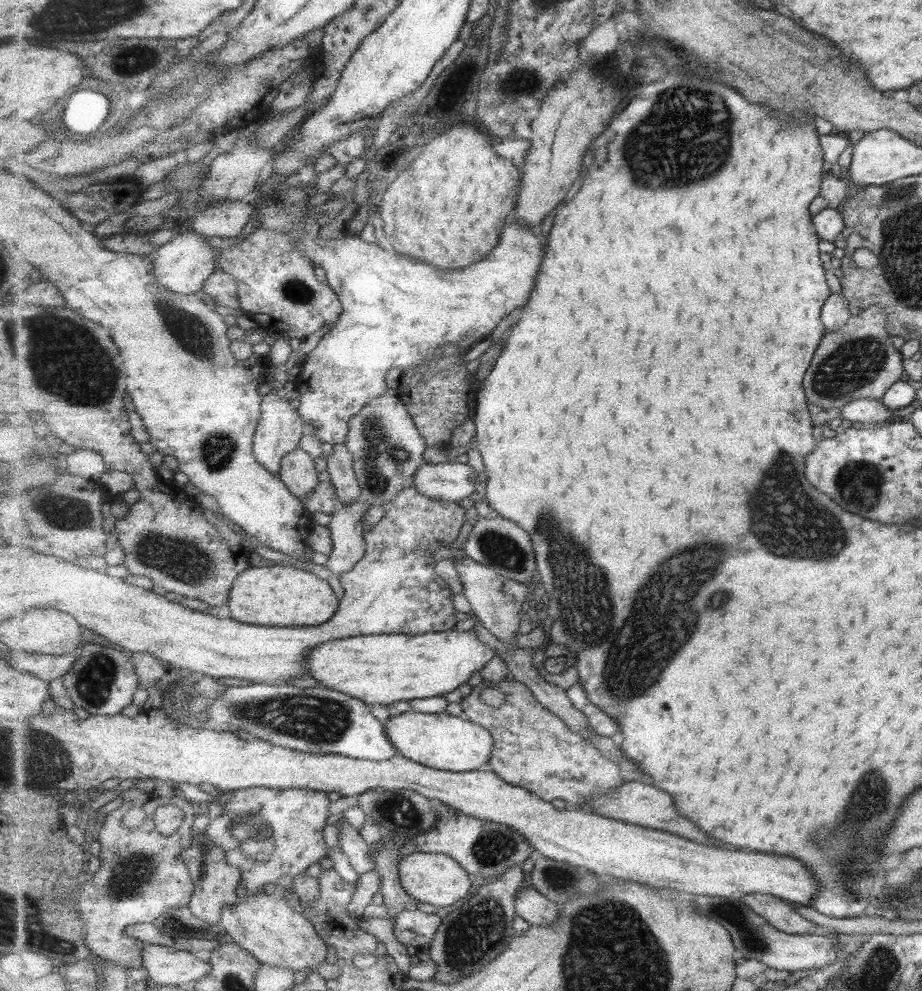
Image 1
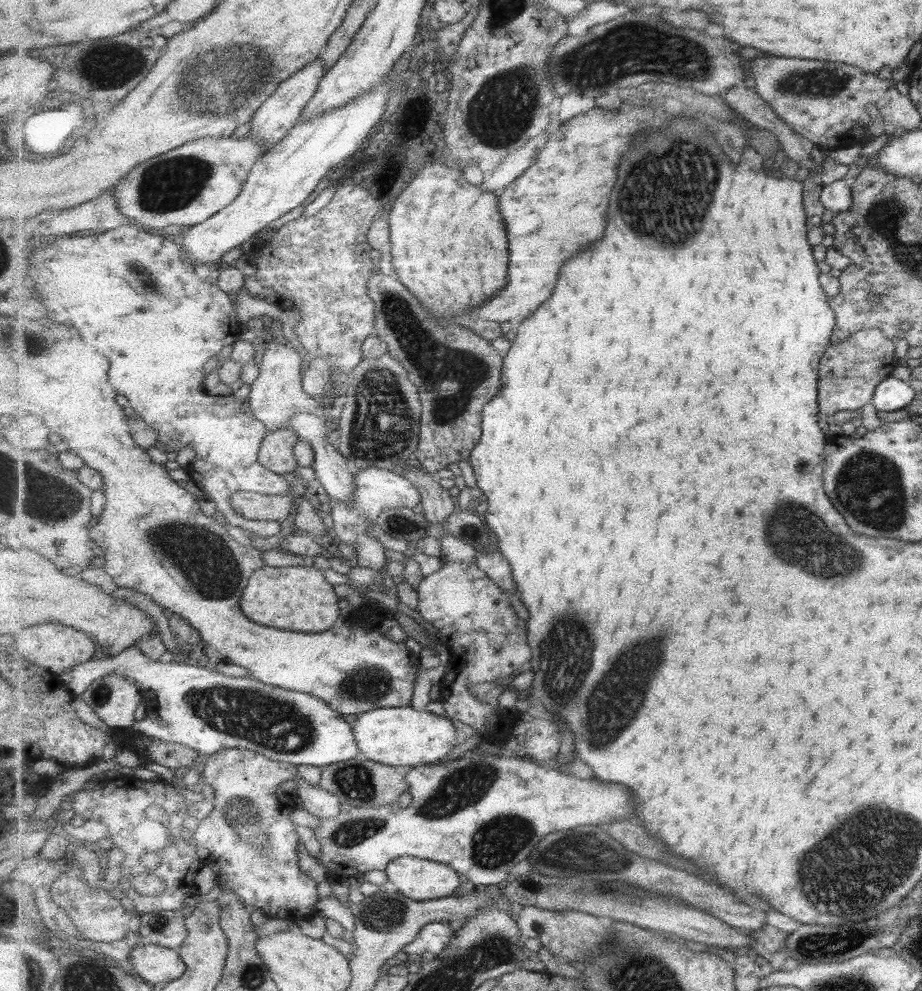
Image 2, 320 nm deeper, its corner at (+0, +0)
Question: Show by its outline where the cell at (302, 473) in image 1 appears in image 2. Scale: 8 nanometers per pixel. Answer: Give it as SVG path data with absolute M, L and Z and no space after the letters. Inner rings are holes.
M292 428L270 430L259 451L260 463L280 475L295 472L299 468L295 453L299 440Z

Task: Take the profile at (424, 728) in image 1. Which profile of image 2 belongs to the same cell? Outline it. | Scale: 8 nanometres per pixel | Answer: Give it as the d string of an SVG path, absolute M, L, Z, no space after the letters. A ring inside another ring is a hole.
M413 707L376 708L356 715L352 727L361 754L387 766L433 765L446 758L462 740L458 723L445 715L415 710Z

